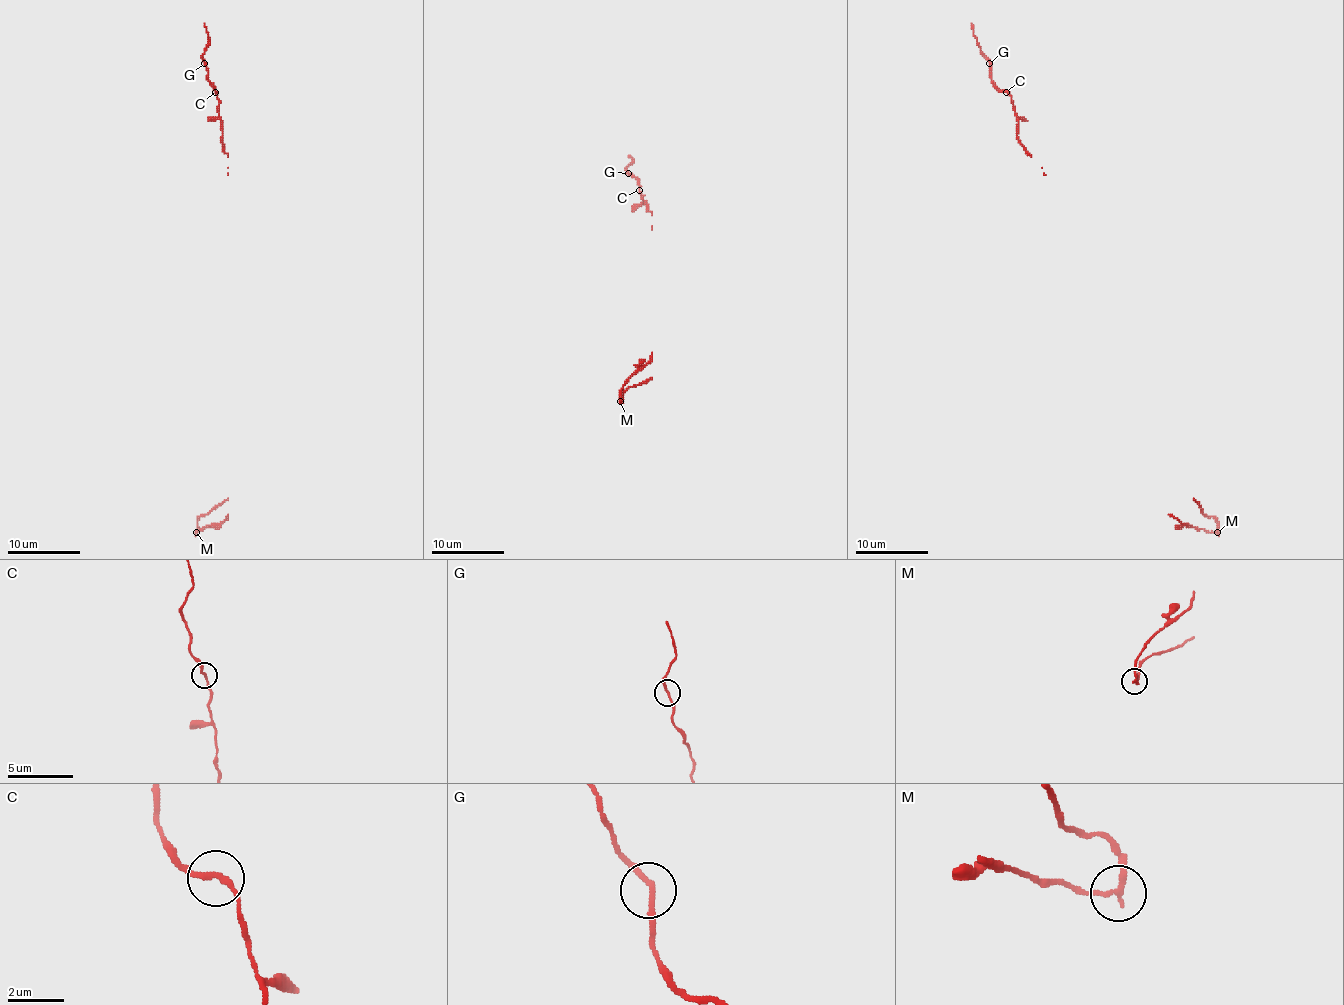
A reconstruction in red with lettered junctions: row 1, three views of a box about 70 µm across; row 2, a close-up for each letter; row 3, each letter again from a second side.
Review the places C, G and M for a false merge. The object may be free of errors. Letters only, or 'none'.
M

